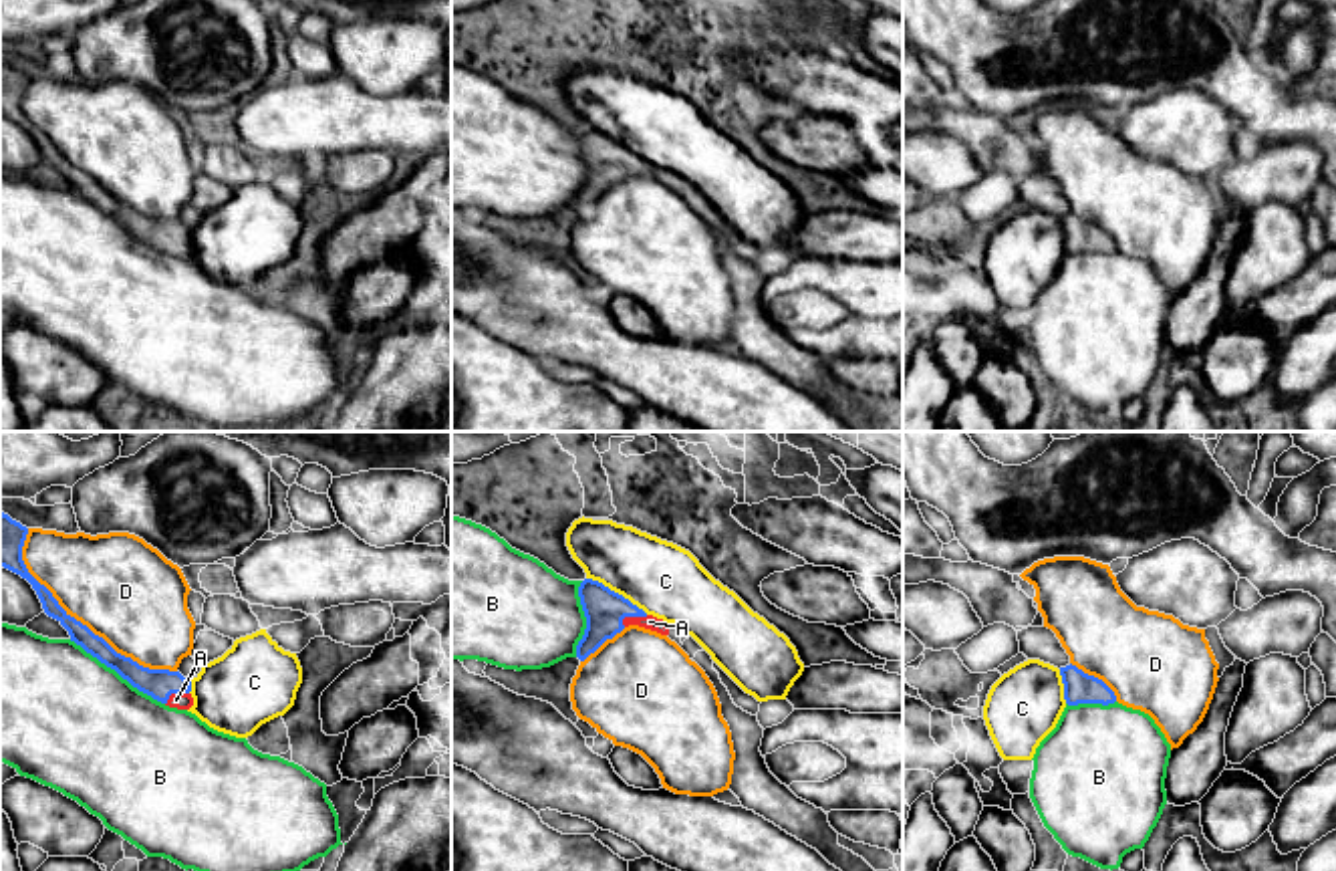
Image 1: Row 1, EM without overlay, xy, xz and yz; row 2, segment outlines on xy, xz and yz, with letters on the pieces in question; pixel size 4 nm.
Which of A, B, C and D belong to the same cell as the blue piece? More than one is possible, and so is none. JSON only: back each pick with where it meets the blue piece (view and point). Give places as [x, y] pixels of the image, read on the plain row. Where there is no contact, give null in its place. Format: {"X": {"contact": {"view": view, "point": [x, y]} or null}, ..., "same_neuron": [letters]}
{"A": {"contact": {"view": "xz", "point": [633, 164]}}, "same_neuron": ["A"]}

